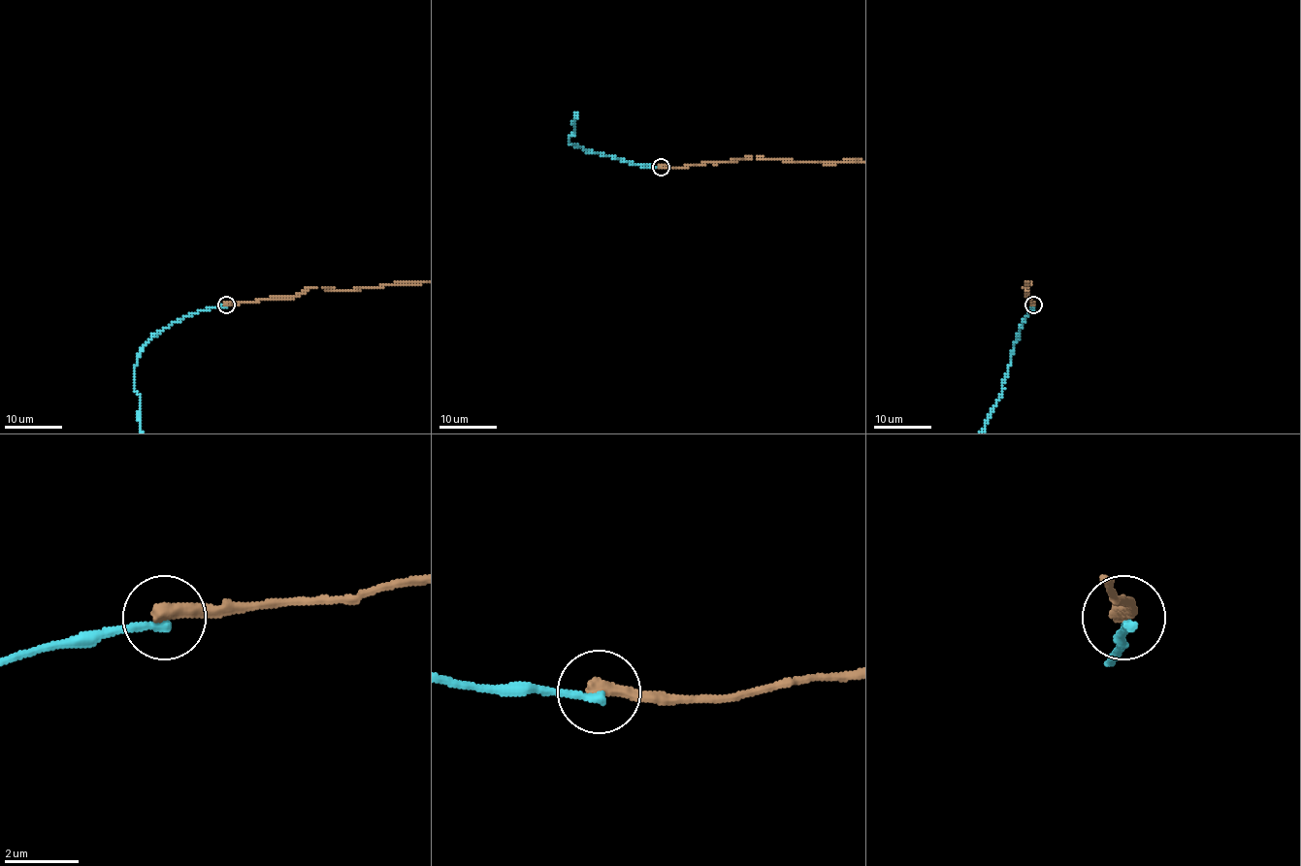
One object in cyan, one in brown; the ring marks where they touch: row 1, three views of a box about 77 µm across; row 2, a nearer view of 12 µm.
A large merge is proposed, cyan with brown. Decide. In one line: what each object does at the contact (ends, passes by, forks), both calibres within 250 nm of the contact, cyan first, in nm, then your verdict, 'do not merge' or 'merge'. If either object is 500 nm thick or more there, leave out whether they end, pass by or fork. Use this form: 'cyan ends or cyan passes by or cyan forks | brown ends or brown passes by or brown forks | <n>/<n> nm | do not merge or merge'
cyan ends | brown ends | 240/400 nm | do not merge

